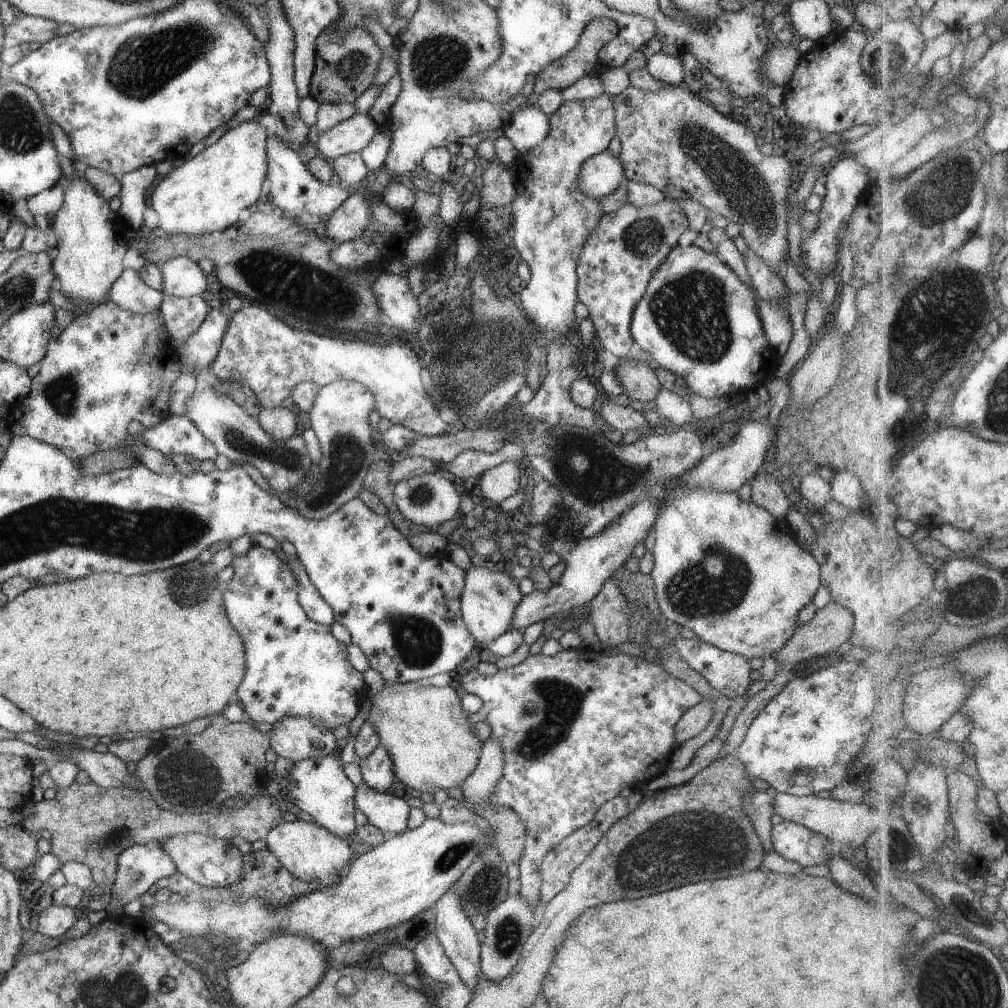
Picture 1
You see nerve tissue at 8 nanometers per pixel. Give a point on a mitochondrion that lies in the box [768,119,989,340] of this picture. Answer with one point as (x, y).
(930, 199)

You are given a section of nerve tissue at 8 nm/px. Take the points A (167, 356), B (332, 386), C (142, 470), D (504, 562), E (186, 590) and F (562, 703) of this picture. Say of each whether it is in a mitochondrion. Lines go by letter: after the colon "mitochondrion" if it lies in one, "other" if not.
A: other
B: other
C: other
D: other
E: mitochondrion
F: mitochondrion

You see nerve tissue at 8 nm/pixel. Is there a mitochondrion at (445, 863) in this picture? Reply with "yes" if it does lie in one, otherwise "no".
yes

